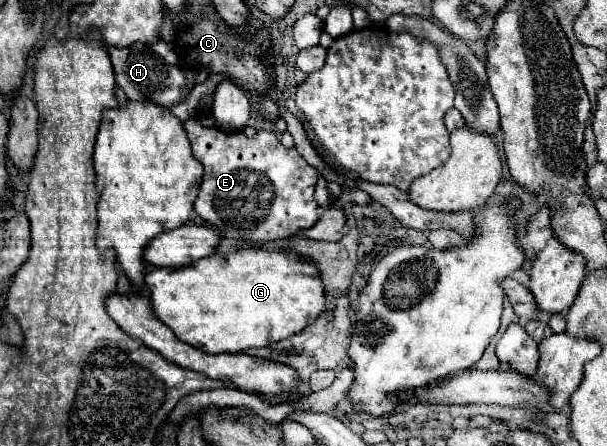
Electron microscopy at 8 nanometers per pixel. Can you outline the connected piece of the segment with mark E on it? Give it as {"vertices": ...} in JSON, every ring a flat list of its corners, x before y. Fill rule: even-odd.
{"vertices":[[190,117,184,123,184,129,192,143,192,155,204,165,204,179,194,209,204,221,222,229,224,237,254,243,272,241,288,237,300,229,310,229,318,221,320,211,314,201,318,171,300,157,296,147,284,147,280,139,268,131,256,131,254,137,244,137,242,133,224,133,216,127,204,127,196,117]]}

